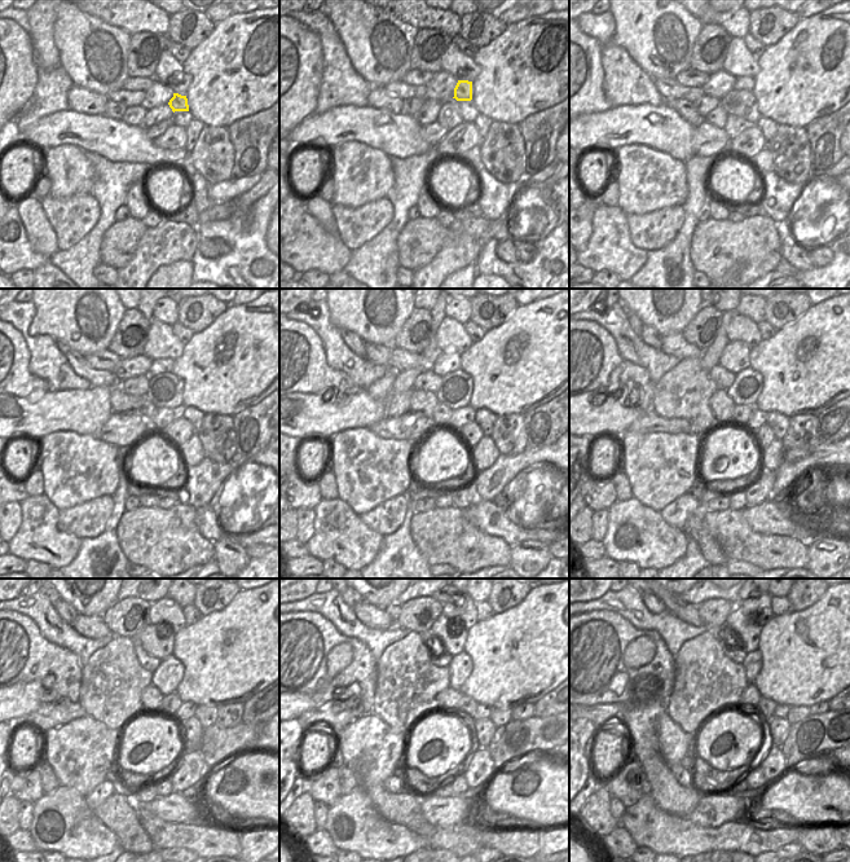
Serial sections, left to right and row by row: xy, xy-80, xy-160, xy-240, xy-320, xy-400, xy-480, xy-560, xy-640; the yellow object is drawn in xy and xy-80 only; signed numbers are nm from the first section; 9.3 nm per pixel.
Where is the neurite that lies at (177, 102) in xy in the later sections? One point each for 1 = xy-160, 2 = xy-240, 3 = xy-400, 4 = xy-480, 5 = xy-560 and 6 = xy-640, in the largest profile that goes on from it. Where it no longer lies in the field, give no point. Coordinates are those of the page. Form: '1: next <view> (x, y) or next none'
1: next xy-160 (743, 83)
2: next xy-240 (164, 365)
3: next xy-400 (735, 356)
4: next xy-480 (159, 645)
5: next xy-560 (453, 646)
6: next xy-640 (745, 632)

